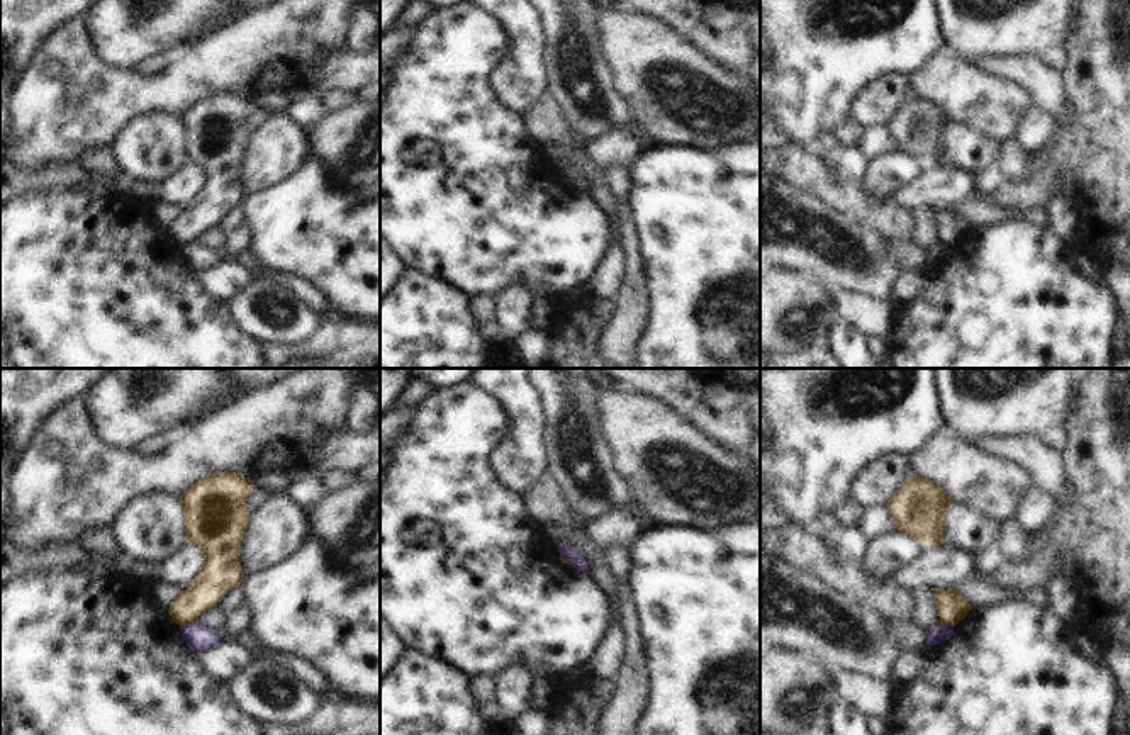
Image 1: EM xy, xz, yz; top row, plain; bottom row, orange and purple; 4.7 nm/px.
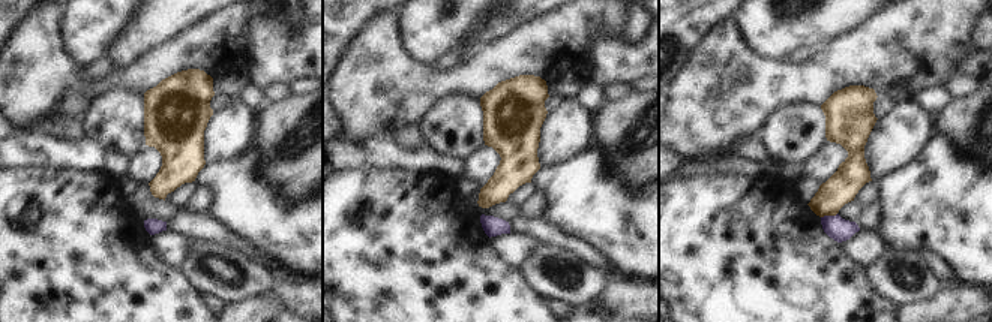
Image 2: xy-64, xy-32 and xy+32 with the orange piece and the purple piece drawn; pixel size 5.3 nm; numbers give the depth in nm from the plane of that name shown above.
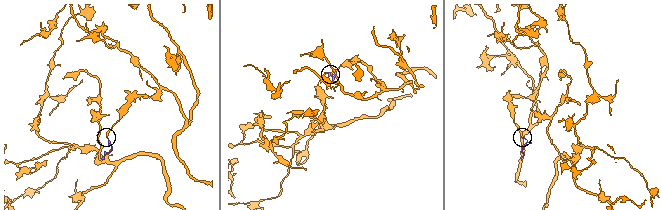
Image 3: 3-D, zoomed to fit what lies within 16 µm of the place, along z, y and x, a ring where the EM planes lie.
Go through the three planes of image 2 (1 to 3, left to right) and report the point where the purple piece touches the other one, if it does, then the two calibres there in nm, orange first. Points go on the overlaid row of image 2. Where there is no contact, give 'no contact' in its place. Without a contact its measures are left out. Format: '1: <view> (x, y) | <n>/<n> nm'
1: no contact
2: no contact
3: xy+32 (829, 214) | 170/120 nm

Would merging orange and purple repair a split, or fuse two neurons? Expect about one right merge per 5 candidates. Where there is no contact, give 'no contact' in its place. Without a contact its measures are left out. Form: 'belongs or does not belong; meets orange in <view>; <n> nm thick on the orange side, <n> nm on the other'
does not belong; meets orange in xy; 170 nm thick on the orange side, 120 nm on the other

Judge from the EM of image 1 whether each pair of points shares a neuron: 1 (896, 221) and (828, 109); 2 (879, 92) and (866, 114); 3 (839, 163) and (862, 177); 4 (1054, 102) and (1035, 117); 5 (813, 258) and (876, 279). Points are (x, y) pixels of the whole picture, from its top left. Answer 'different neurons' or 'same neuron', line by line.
1: different neurons
2: same neuron
3: same neuron
4: different neurons
5: same neuron

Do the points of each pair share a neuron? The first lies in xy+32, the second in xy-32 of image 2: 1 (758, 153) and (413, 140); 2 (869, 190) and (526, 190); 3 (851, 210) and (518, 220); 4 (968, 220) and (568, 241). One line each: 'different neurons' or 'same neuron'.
1: same neuron
2: same neuron
3: different neurons
4: different neurons

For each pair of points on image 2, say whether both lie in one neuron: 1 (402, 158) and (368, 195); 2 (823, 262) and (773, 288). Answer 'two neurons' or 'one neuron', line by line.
1: two neurons
2: one neuron

